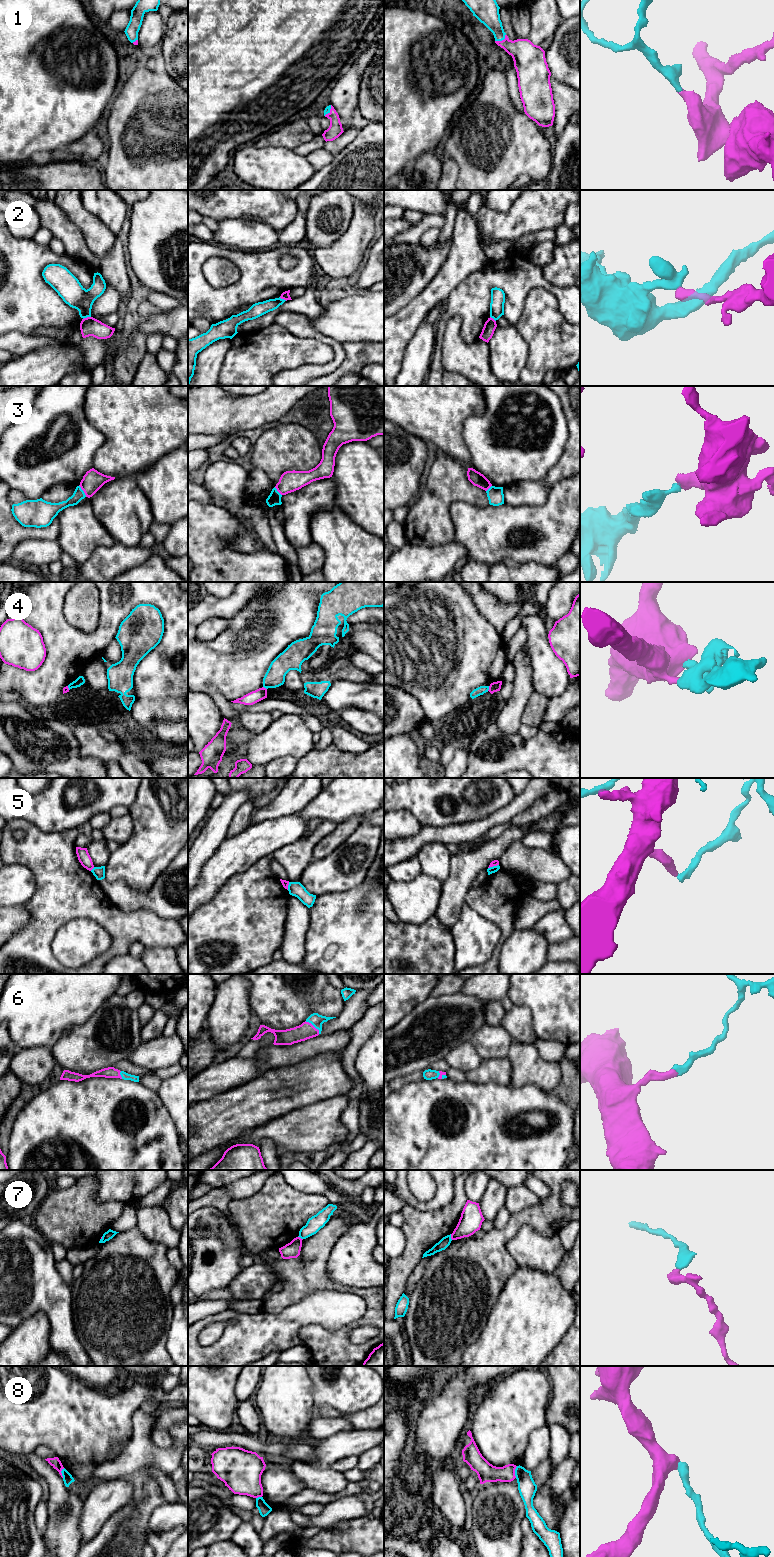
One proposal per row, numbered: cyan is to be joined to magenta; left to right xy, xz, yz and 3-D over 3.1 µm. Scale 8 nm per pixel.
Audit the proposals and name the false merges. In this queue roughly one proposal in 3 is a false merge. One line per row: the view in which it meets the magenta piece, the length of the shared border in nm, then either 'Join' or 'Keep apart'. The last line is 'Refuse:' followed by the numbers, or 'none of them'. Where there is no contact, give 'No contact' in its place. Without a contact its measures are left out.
1: Touches magenta in yz. Shared border 110 nm. Join
2: Touches magenta in xy. Shared border 70 nm. Keep apart
3: Touches magenta in xy. Shared border 110 nm. Keep apart
4: Touches magenta in yz. Shared border 40 nm. Keep apart
5: Touches magenta in xy. Shared border 50 nm. Keep apart
6: Touches magenta in xz. Shared border 160 nm. Join
7: Touches magenta in yz. Shared border 50 nm. Keep apart
8: Touches magenta in yz. Shared border 100 nm. Keep apart
Refuse: 2, 3, 4, 5, 7, 8

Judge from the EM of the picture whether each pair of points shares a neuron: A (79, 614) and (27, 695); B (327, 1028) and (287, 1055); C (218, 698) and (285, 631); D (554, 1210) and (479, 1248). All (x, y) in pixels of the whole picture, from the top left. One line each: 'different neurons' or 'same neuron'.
A: different neurons
B: different neurons
C: different neurons
D: same neuron

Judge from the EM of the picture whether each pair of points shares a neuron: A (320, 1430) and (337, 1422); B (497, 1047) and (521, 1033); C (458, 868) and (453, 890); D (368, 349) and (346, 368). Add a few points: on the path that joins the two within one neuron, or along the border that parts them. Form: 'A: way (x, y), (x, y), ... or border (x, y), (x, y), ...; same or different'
A: way (324, 1427), (333, 1425); same
B: way (503, 1041), (511, 1033), (515, 1033); same
C: way (458, 873), (457, 885); same
D: way (363, 353), (351, 364); same

